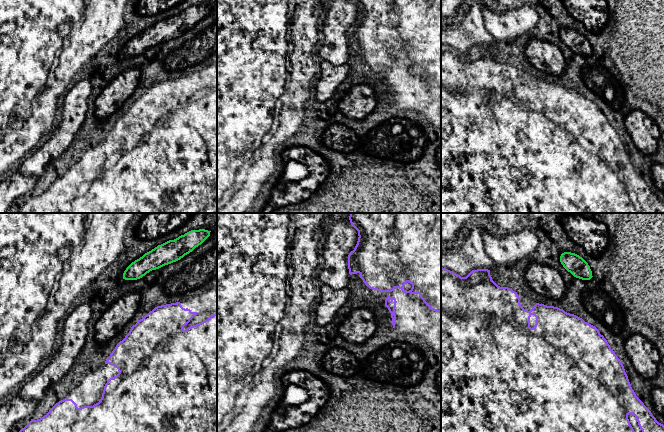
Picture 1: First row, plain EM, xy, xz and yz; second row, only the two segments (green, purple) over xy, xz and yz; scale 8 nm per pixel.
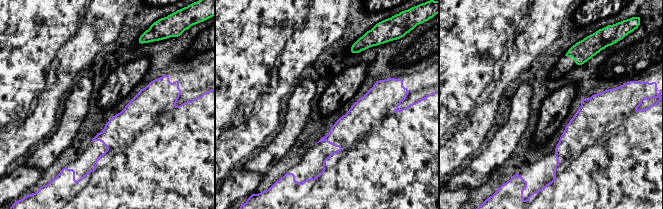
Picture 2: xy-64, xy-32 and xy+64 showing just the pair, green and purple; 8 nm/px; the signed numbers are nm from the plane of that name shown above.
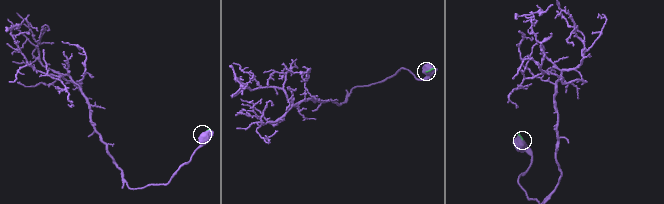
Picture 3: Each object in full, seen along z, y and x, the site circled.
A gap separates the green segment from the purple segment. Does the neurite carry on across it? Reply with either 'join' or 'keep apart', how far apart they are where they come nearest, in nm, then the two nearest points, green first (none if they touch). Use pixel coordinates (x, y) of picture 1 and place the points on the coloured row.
keep apart | 260 nm | xy (141, 277), (155, 307)

